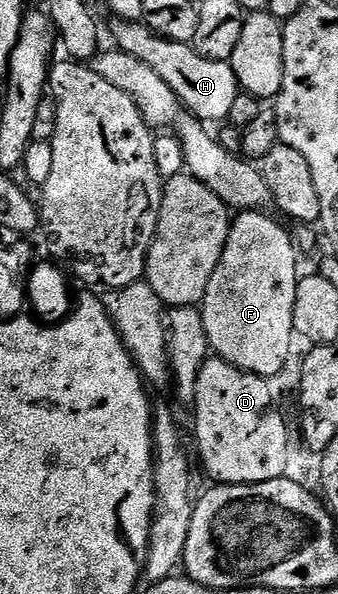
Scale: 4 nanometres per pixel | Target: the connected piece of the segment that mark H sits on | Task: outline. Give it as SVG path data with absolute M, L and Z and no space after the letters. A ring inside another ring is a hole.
M114 19L113 40L118 49L131 58L139 58L146 66L151 66L171 90L181 99L188 111L192 112L198 120L210 122L209 120L228 121L231 114L231 106L239 94L239 85L235 78L235 70L224 60L212 60L203 58L193 47L180 44L174 40L163 38L150 30L144 22L136 20Z

